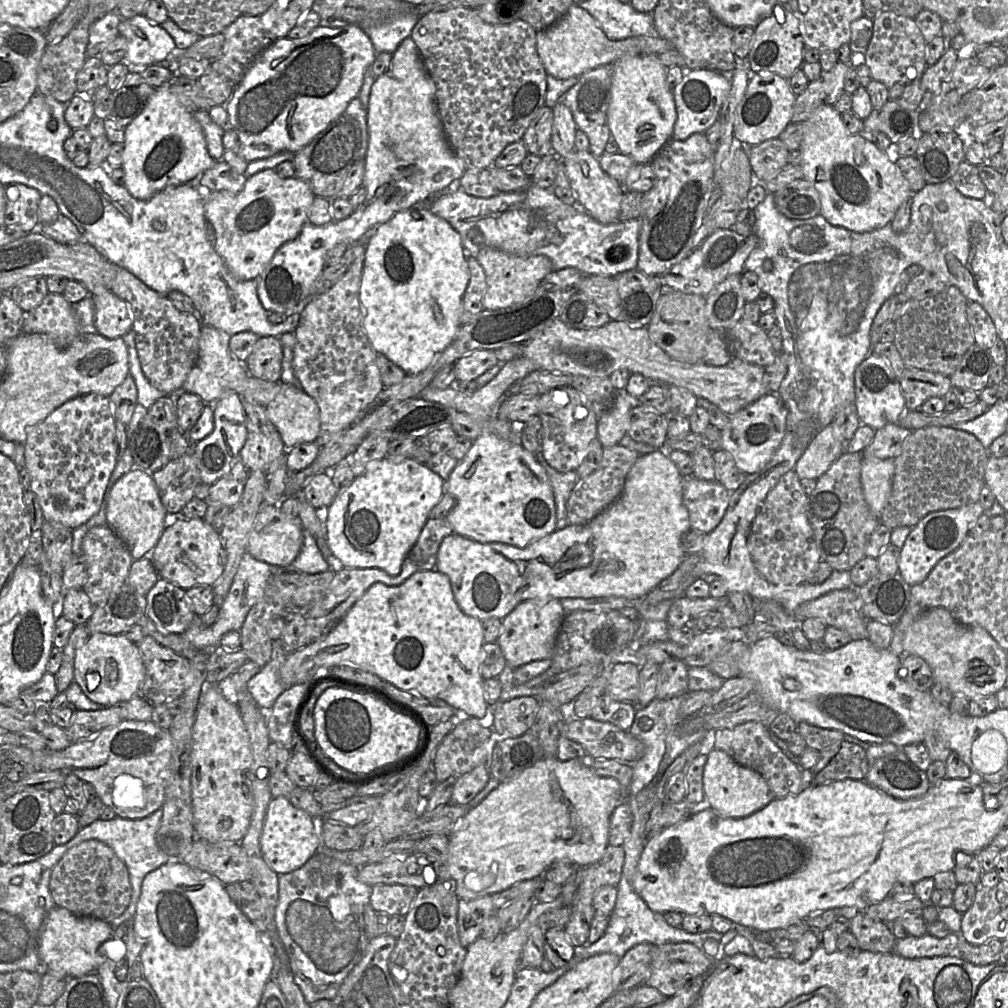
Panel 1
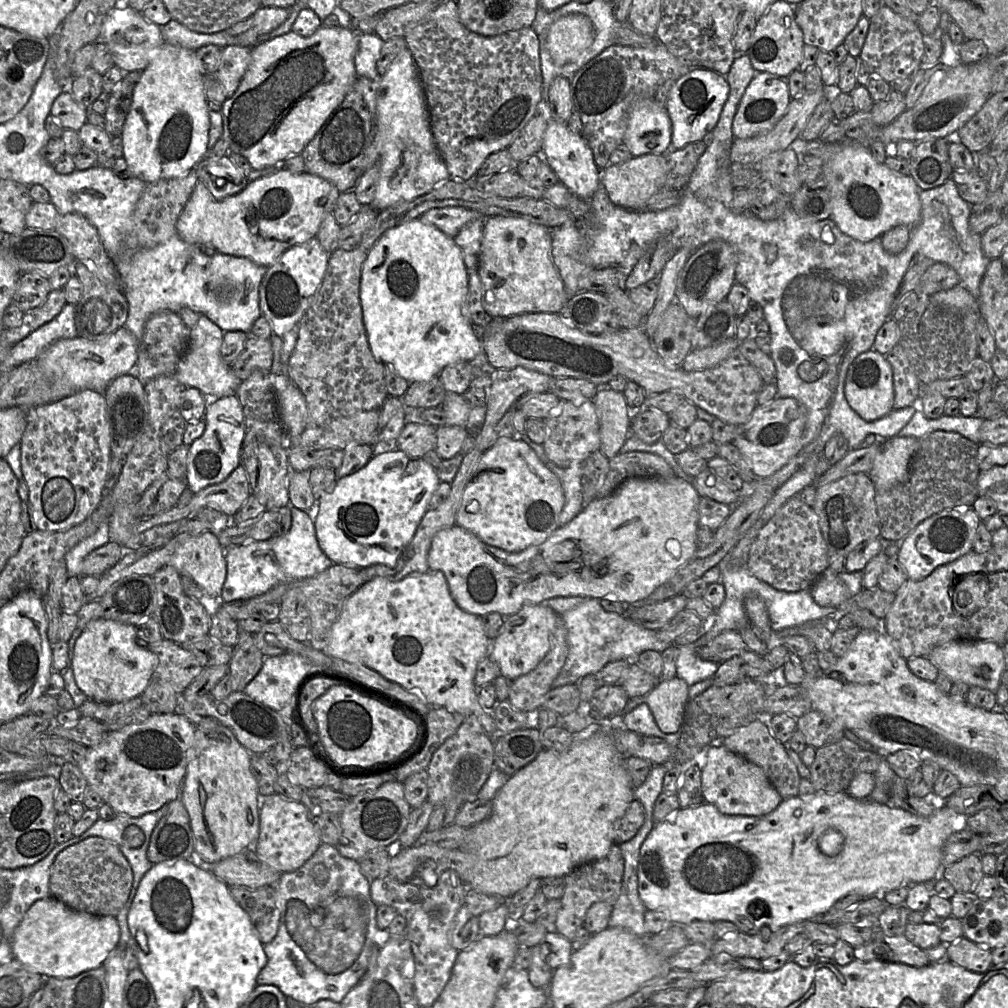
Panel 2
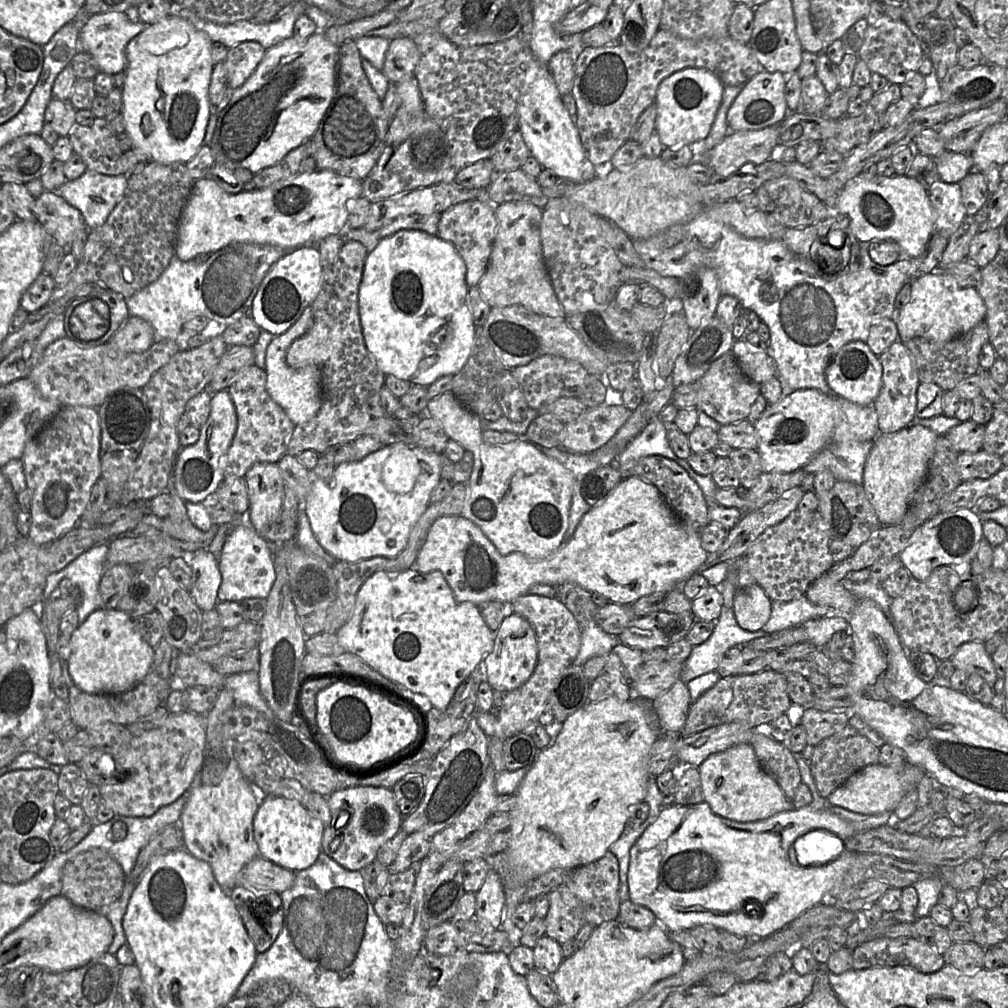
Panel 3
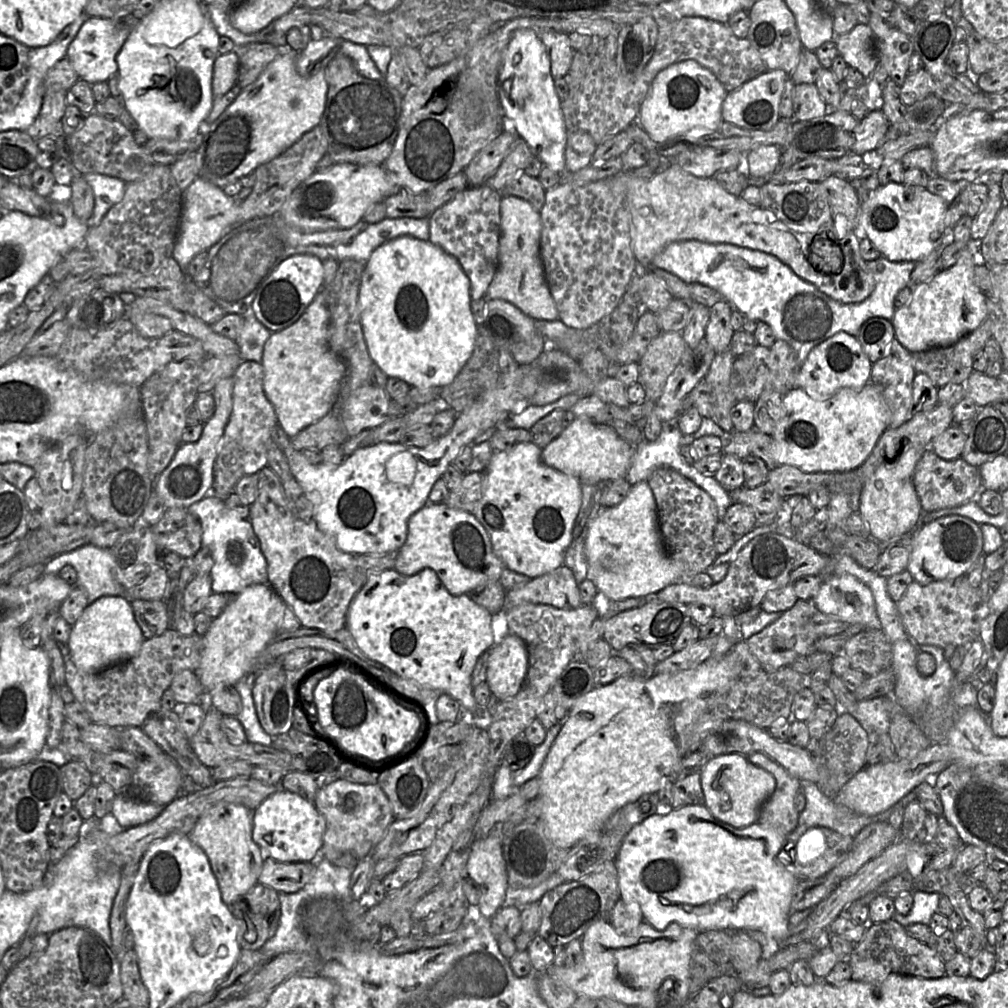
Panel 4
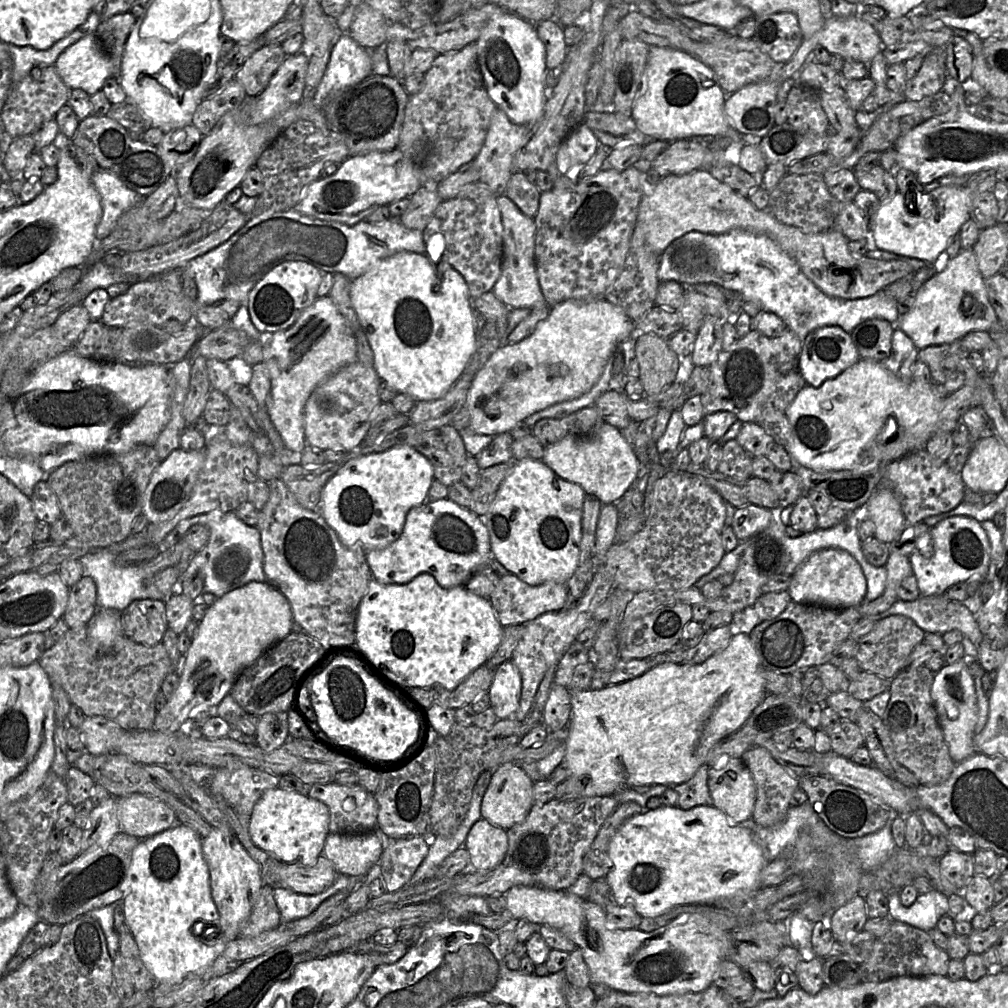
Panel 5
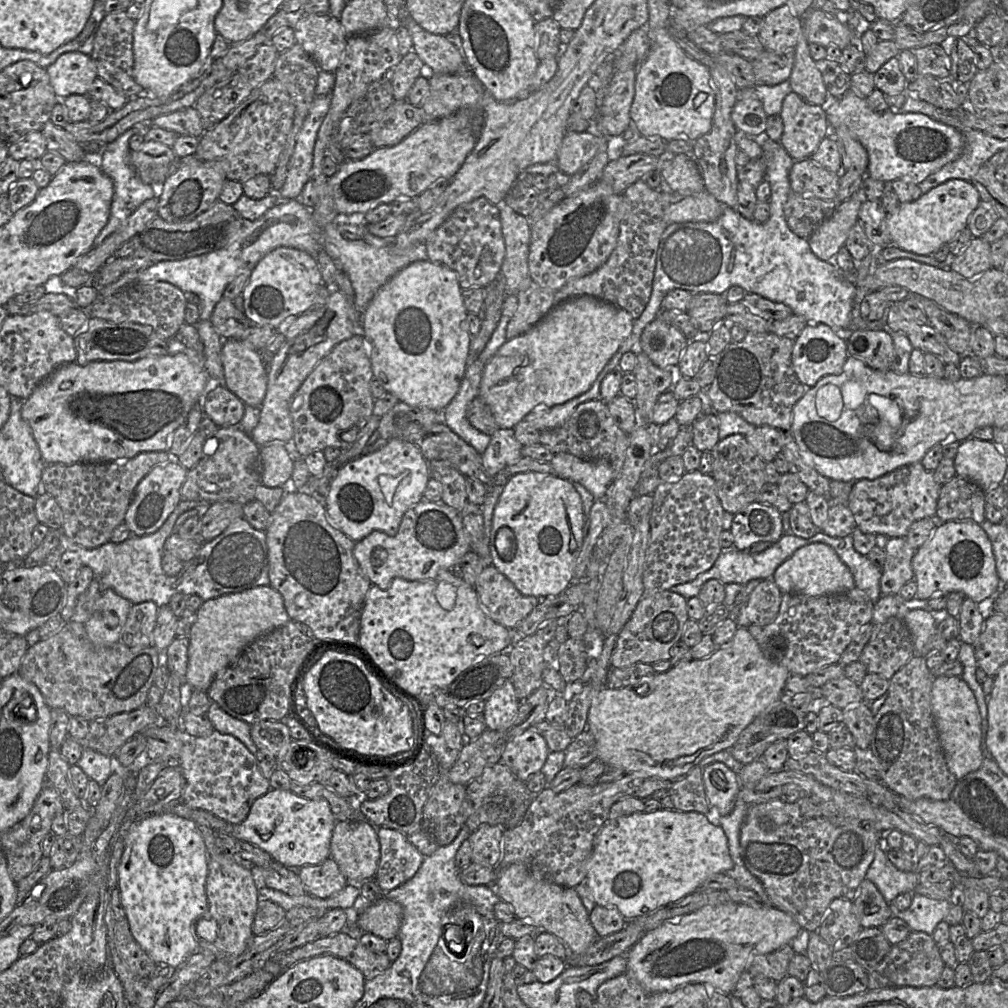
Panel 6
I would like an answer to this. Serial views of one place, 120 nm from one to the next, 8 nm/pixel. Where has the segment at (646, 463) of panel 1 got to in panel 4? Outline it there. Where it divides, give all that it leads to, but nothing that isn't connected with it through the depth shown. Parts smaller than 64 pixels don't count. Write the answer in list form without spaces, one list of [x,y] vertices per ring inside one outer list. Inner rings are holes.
[[[647,481],[631,485],[626,497],[616,506],[600,509],[589,525],[585,554],[588,561],[587,578],[608,601],[654,596],[665,587],[680,582],[681,575],[685,571],[685,562],[674,560],[667,552],[660,533],[655,498]],[[428,503],[410,517],[407,539],[397,551],[394,566],[397,572],[405,576],[415,575],[425,568],[433,569],[452,595],[462,595],[470,594],[482,585],[500,580],[502,571],[507,567],[494,554],[486,529],[472,513],[451,508],[445,503]]]

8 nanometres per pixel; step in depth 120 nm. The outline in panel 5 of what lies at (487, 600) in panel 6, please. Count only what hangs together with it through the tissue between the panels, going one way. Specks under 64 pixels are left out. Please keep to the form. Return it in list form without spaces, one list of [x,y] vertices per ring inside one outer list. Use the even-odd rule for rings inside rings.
[[[513,574],[501,576],[489,597],[497,618],[503,627],[523,624],[538,616],[563,609],[568,598],[568,584],[547,582],[537,586],[531,586]]]

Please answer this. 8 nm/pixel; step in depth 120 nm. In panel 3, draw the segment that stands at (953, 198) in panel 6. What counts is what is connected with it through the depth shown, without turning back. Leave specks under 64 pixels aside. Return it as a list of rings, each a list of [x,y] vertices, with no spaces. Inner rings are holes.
[[[856,175],[840,191],[836,210],[849,218],[850,228],[860,242],[893,240],[901,248],[901,259],[915,259],[926,249],[935,233],[936,213],[928,190],[907,175],[867,178]]]

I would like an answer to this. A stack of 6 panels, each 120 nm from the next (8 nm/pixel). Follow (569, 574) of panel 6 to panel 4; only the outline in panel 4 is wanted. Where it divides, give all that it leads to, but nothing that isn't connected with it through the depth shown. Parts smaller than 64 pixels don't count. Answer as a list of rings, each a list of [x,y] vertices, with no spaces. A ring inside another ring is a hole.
[[[533,442],[520,443],[507,451],[495,451],[484,472],[486,489],[476,508],[469,513],[486,529],[494,554],[508,569],[531,579],[561,567],[581,506],[582,483],[579,479],[546,465],[542,459],[542,449]]]

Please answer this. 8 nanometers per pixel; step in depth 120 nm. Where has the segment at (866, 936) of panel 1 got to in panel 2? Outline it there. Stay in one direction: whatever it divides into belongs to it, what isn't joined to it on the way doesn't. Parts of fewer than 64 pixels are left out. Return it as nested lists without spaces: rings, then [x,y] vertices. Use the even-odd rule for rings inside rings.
[[[878,927],[871,941],[854,948],[854,959],[862,962],[889,961],[914,967],[924,967],[931,963],[926,952],[904,935],[888,936]]]

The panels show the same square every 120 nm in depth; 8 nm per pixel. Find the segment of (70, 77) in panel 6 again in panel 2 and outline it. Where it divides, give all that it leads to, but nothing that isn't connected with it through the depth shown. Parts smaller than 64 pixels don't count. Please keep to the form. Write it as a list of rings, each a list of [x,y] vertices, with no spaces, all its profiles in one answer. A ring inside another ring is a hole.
[[[121,1],[105,18],[100,35],[112,54],[114,65],[123,72],[143,71],[152,59],[152,50],[164,43],[162,27],[149,22],[138,12]]]

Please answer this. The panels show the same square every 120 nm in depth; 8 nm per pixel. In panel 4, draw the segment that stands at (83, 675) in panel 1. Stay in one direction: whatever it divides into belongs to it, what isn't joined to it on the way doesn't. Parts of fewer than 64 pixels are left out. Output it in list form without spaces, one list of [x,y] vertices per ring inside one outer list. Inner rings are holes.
[[[103,596],[88,605],[72,626],[66,648],[81,671],[94,673],[134,657],[144,640],[130,600],[124,596]]]

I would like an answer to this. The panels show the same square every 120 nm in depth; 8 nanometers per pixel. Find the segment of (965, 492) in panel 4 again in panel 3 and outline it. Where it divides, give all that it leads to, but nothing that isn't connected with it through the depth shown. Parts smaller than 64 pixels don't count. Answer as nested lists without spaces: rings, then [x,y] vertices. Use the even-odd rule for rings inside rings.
[[[983,450],[960,453],[956,463],[962,482],[973,479],[988,479],[1000,471],[1002,467],[1002,456]]]

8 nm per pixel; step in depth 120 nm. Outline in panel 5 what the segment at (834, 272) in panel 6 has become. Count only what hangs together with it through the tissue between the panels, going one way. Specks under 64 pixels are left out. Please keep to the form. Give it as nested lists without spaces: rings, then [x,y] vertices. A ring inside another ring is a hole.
[[[732,230],[724,234],[689,232],[674,240],[660,255],[657,277],[659,282],[675,281],[682,285],[717,284],[722,288],[738,292],[745,298],[760,304],[764,311],[778,315],[803,342],[806,336],[821,327],[839,326],[851,333],[859,324],[870,319],[883,319],[896,324],[899,319],[897,301],[885,293],[885,289],[872,296],[844,300],[824,294],[801,271],[797,262],[784,252],[771,238],[746,230]]]

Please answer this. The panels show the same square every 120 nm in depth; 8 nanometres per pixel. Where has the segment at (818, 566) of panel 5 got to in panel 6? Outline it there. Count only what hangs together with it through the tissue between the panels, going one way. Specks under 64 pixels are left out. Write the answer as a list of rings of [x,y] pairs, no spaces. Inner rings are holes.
[[[824,543],[799,548],[775,570],[771,580],[783,594],[796,593],[814,597],[844,593],[856,587],[849,568],[841,561],[835,550]]]

